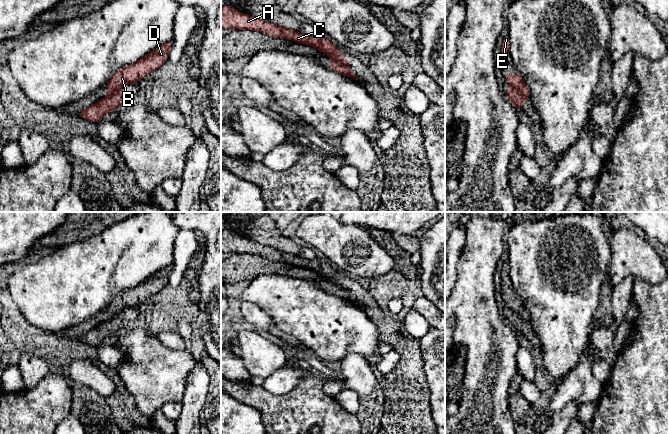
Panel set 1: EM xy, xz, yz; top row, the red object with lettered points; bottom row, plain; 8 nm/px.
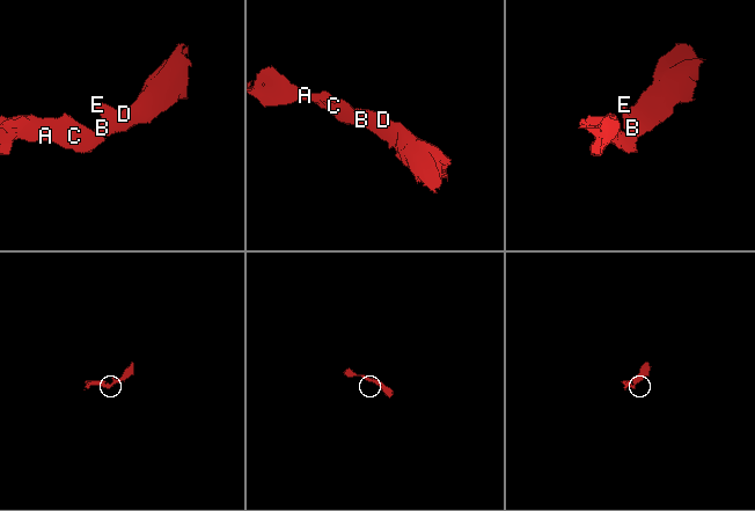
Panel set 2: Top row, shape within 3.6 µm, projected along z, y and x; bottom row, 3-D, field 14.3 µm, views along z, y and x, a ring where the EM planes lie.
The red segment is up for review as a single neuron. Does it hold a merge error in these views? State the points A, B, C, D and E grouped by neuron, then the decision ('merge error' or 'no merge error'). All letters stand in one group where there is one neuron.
A C / B D E; merge error

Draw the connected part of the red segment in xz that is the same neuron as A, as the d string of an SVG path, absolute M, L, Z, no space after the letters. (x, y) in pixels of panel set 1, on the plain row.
M228 228L221 232L221 252L260 255L270 261L292 264L297 267L314 271L322 277L338 284L341 288L349 290L349 284L342 279L338 270L334 269L323 259L317 257L313 260L309 260L302 258L299 255L283 252L251 239L245 239Z

